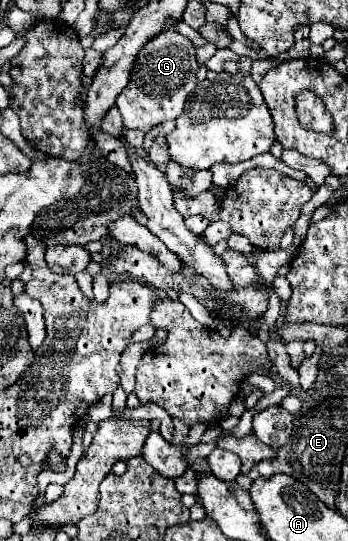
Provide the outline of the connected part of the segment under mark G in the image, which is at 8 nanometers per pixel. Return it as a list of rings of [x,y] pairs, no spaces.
[[[167,22],[163,32],[139,50],[139,58],[135,58],[135,66],[131,68],[131,82],[115,102],[123,116],[125,128],[147,132],[165,120],[177,120],[185,112],[187,96],[197,84],[195,74],[199,70],[199,62],[195,50],[195,44],[177,32],[177,22]]]

